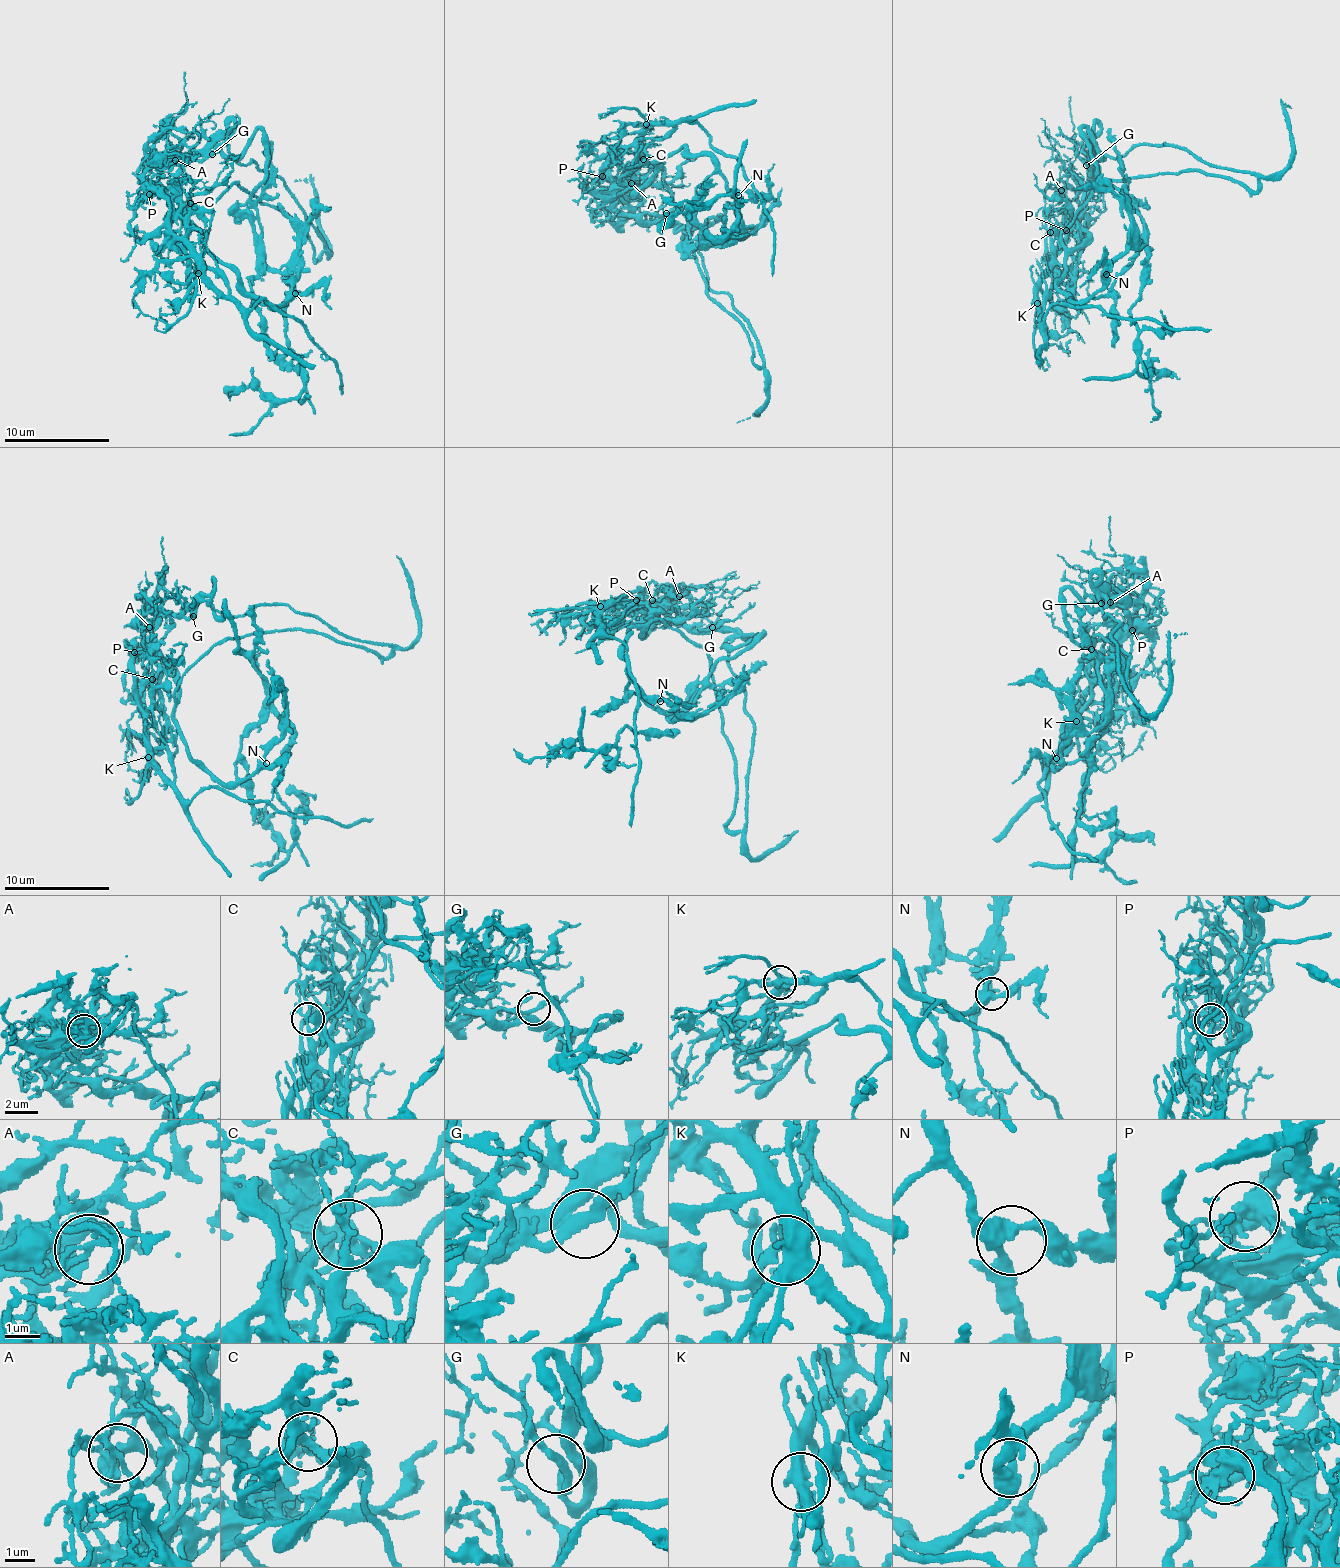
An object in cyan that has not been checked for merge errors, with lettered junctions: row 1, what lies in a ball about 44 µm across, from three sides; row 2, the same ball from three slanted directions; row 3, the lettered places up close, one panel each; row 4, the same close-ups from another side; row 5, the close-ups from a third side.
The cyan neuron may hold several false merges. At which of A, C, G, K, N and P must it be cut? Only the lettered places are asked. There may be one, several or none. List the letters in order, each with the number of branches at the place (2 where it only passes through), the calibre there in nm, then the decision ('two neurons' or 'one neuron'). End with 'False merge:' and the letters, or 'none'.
A: branches 3; calibre 170 nm; two neurons
C: branches 6; calibre 160 nm; two neurons
G: branches 3; calibre 240 nm; one neuron
K: branches 4; calibre 400 nm; one neuron
N: branches 3; calibre 380 nm; one neuron
P: branches 7; calibre 320 nm; two neurons
False merge: A, C, P

